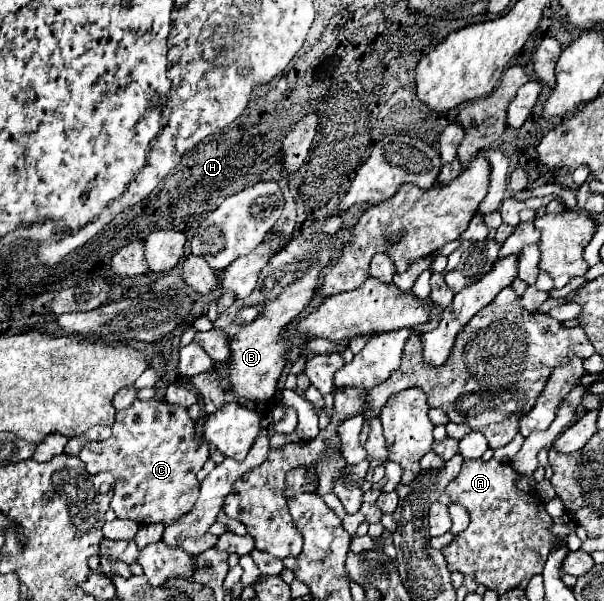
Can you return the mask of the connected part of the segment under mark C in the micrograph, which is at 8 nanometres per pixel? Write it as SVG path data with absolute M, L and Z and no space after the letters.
M135 399L131 407L117 411L117 419L113 425L113 435L105 441L89 441L79 459L85 463L89 473L109 471L115 477L115 497L111 501L111 509L119 519L131 519L139 525L163 523L171 525L179 517L183 517L197 501L199 481L197 473L209 459L209 445L195 435L195 421L191 419L185 407L177 407L165 403L163 399Z

